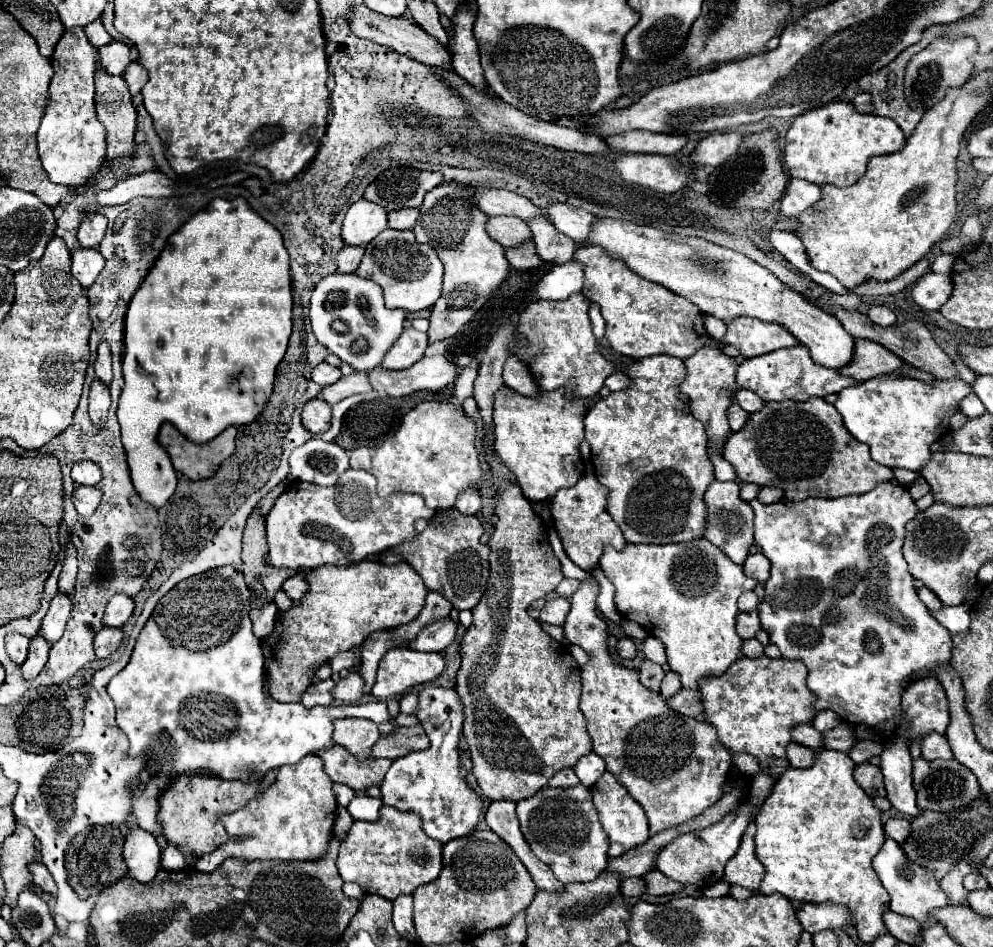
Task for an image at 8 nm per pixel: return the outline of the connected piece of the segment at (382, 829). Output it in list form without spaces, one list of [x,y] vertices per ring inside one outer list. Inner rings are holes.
[[[381,806],[379,820],[357,820],[347,838],[341,842],[337,868],[345,882],[355,882],[365,894],[379,894],[395,900],[401,894],[413,894],[417,886],[433,882],[441,872],[441,850],[435,838],[429,838],[421,828],[421,818],[415,812],[401,812],[391,806]]]

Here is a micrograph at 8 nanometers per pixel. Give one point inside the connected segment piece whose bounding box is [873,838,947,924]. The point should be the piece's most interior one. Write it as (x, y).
(914, 894)

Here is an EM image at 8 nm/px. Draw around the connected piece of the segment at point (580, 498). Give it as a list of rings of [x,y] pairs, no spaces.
[[[585,474],[573,488],[559,490],[551,502],[551,516],[567,556],[583,570],[593,570],[599,564],[605,544],[617,550],[627,544],[619,526],[607,512],[607,488],[593,474]]]

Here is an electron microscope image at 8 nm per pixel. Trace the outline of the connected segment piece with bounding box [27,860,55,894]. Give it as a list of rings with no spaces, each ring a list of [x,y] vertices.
[[[37,860],[37,862],[31,862],[29,866],[29,872],[33,876],[33,884],[37,890],[43,890],[43,892],[49,892],[49,894],[55,894],[55,882],[49,874],[49,870]]]

